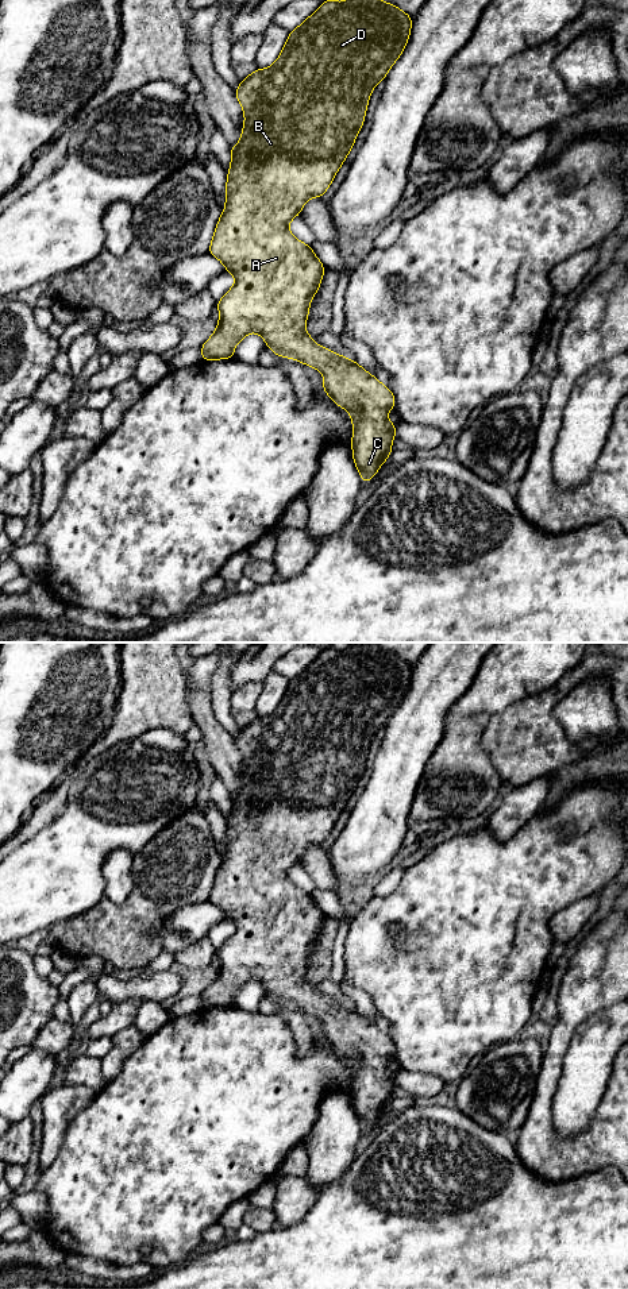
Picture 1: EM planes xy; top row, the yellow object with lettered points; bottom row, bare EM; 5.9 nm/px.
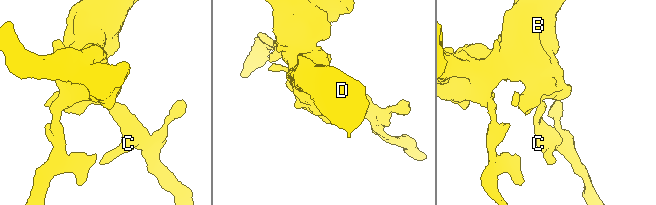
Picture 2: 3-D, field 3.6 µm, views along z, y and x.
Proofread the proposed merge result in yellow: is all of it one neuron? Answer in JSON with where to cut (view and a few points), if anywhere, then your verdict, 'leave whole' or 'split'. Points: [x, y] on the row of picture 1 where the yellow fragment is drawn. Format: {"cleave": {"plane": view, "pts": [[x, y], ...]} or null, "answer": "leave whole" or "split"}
{"cleave": null, "answer": "leave whole"}

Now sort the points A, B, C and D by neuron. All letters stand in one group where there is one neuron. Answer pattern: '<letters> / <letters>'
A B C D

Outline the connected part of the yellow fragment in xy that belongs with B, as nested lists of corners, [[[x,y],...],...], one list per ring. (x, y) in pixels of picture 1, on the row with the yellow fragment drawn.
[[[325,0],[321,5],[296,30],[289,32],[286,43],[278,57],[278,59],[269,69],[255,69],[248,77],[242,78],[239,88],[235,90],[235,96],[240,103],[244,112],[244,126],[242,128],[242,138],[236,146],[230,148],[231,151],[231,167],[227,174],[226,185],[226,208],[217,221],[211,246],[208,252],[224,263],[224,270],[230,271],[235,277],[235,285],[224,294],[224,297],[216,302],[216,308],[220,312],[220,319],[217,321],[217,328],[213,335],[200,347],[201,360],[216,360],[216,359],[231,359],[234,356],[234,350],[236,344],[248,333],[259,333],[266,347],[269,347],[278,358],[285,356],[298,360],[307,366],[319,370],[323,377],[323,390],[330,395],[330,398],[346,409],[352,418],[352,459],[359,471],[363,483],[370,482],[370,479],[377,474],[381,464],[389,459],[392,452],[392,441],[396,437],[396,427],[388,420],[388,412],[396,406],[396,398],[390,389],[382,385],[370,373],[363,370],[354,359],[348,360],[344,355],[334,354],[331,350],[316,344],[312,337],[305,331],[305,323],[309,314],[309,304],[312,297],[320,289],[320,282],[324,274],[324,265],[317,259],[311,246],[297,240],[289,232],[289,223],[293,217],[300,216],[304,204],[312,197],[323,197],[328,186],[342,163],[346,161],[359,130],[363,126],[365,115],[369,104],[373,88],[382,80],[385,80],[388,72],[393,63],[398,59],[404,51],[412,27],[412,18],[397,8],[393,4],[385,3],[382,0],[344,0],[338,3],[336,0]]]

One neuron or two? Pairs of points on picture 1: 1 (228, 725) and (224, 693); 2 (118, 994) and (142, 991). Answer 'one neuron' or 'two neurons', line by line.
1: one neuron
2: one neuron

